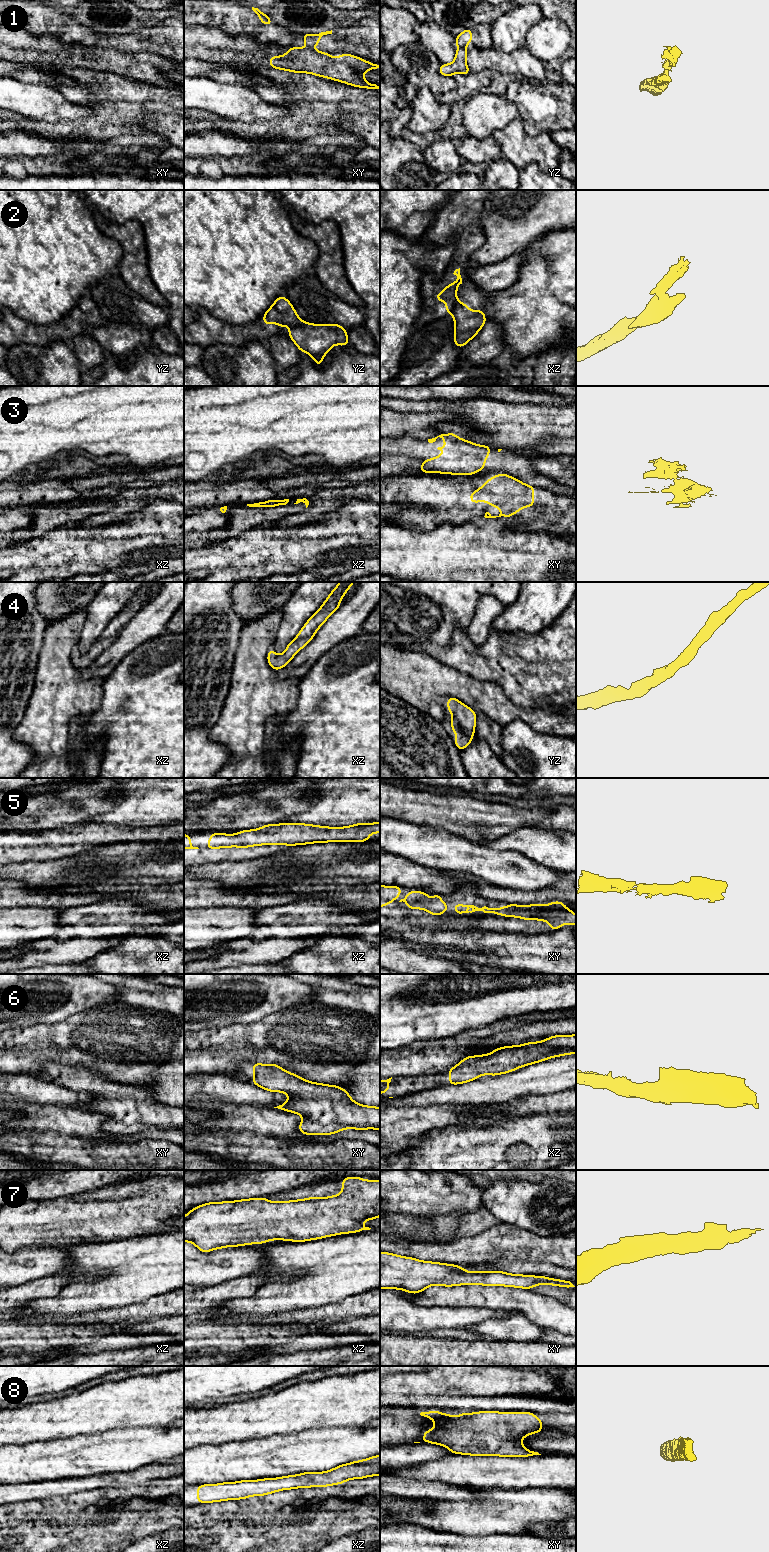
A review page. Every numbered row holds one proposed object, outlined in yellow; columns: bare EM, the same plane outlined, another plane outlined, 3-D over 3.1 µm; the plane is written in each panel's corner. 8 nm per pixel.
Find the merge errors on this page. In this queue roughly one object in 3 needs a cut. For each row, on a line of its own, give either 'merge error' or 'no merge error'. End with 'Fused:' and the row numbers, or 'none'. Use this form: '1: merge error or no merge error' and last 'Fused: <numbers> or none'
1: merge error
2: merge error
3: merge error
4: no merge error
5: no merge error
6: no merge error
7: no merge error
8: no merge error
Fused: 1, 2, 3

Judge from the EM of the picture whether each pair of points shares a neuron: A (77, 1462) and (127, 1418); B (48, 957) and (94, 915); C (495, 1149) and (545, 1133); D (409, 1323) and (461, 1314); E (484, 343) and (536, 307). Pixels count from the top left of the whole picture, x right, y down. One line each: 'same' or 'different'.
A: different
B: same
C: same
D: same
E: different

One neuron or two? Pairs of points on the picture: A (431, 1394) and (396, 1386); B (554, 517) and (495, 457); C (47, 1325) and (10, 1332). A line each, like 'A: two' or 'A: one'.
A: one
B: two
C: one

